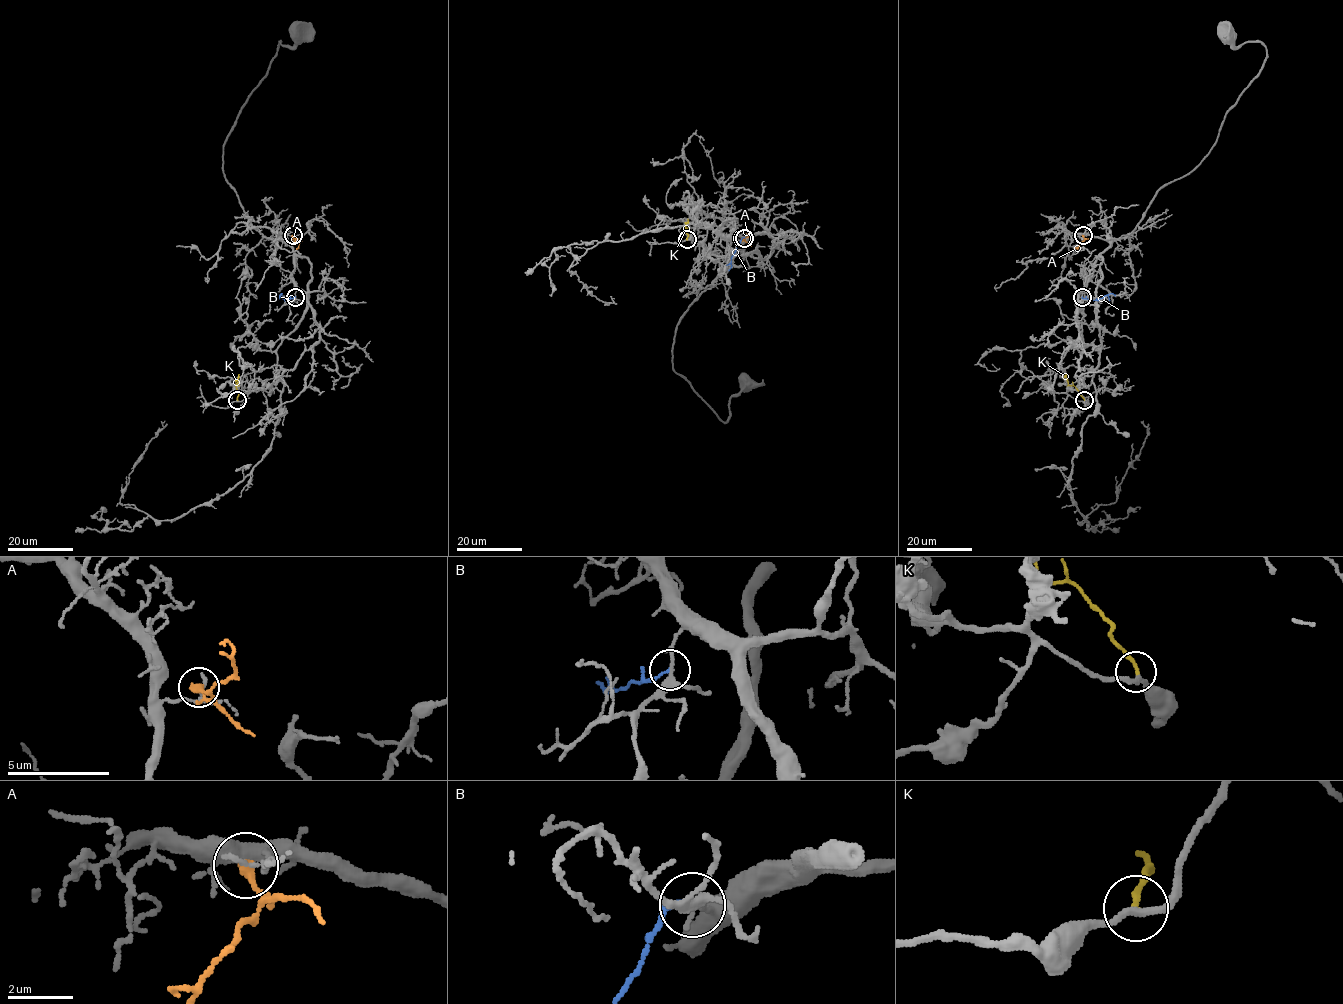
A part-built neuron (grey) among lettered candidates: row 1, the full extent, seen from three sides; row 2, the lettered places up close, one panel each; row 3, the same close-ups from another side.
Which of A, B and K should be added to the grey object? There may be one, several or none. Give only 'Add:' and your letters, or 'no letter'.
Add: no letter

